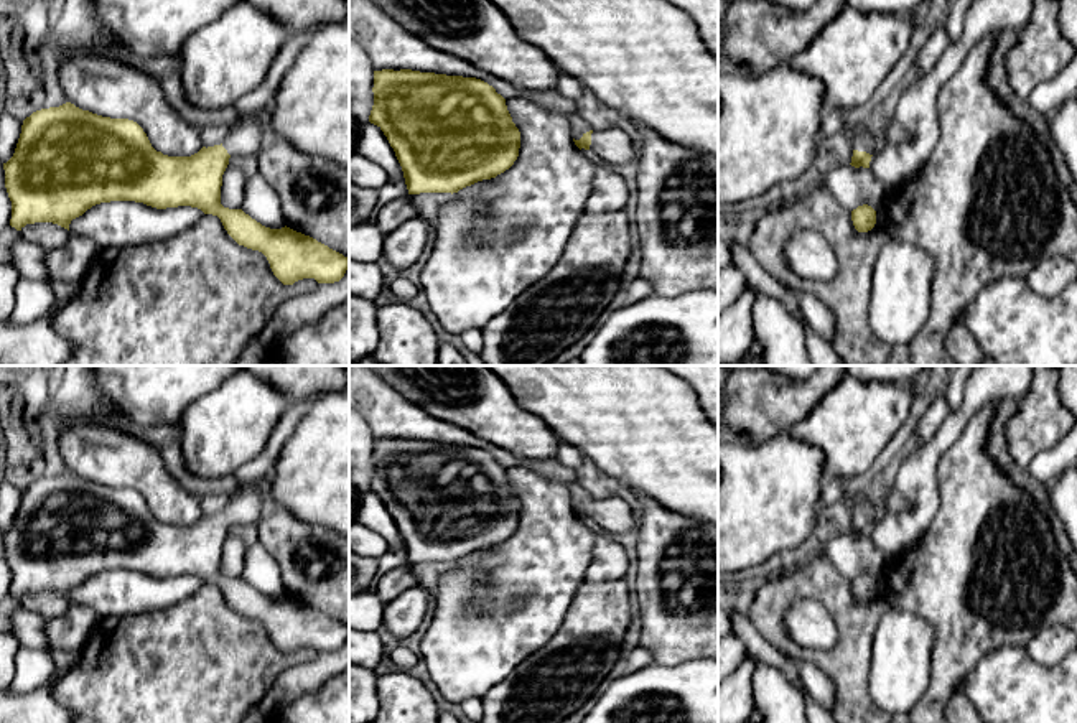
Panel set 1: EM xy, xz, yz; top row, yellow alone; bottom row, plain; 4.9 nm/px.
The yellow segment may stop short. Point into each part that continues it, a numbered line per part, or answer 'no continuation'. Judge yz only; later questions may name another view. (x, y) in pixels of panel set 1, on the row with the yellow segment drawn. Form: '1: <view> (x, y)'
1: yz (867, 142)

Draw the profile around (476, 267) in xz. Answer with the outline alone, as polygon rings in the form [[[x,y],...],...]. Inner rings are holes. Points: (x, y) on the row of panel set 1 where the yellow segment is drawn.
[[[512,97],[506,100],[512,122],[520,132],[519,156],[504,173],[453,193],[433,212],[433,234],[425,255],[420,290],[427,295],[435,318],[453,334],[481,329],[558,264],[576,221],[586,211],[594,178],[594,160],[583,153],[570,133],[570,119],[538,104]]]

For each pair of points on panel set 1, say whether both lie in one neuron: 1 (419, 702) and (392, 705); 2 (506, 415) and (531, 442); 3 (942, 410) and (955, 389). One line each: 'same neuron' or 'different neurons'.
1: same neuron
2: same neuron
3: different neurons

